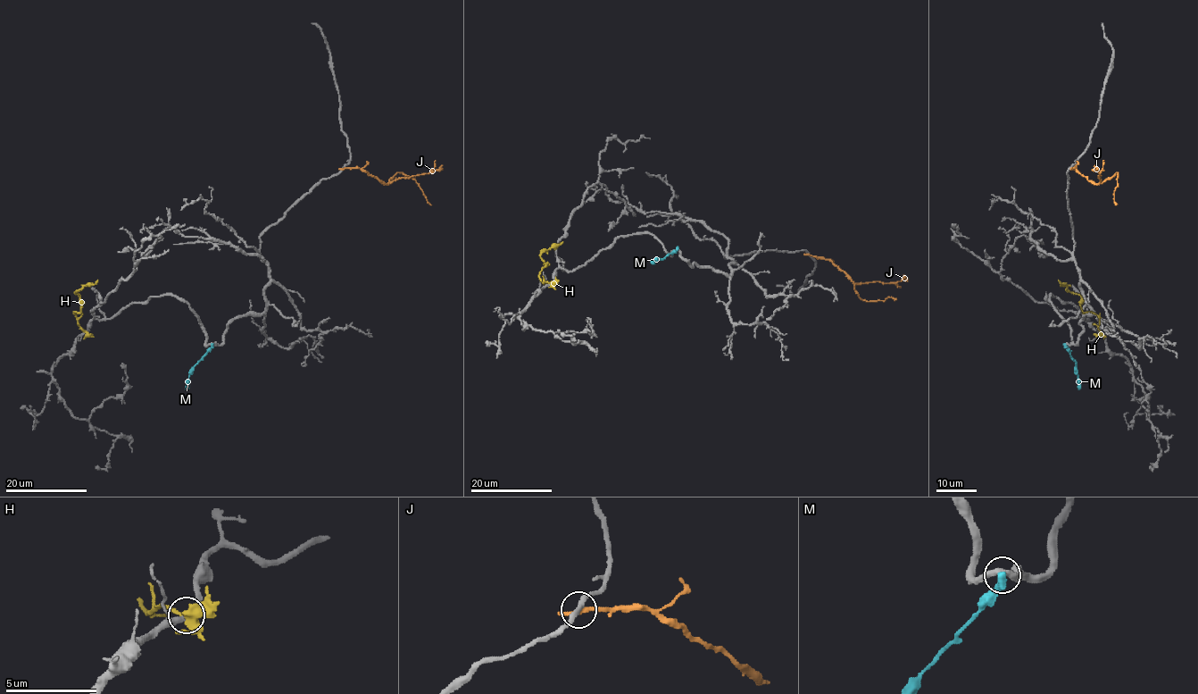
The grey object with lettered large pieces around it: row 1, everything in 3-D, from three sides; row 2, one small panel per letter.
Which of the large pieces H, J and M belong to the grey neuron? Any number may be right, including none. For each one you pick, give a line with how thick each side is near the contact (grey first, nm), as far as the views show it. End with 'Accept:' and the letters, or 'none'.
Accept: none

